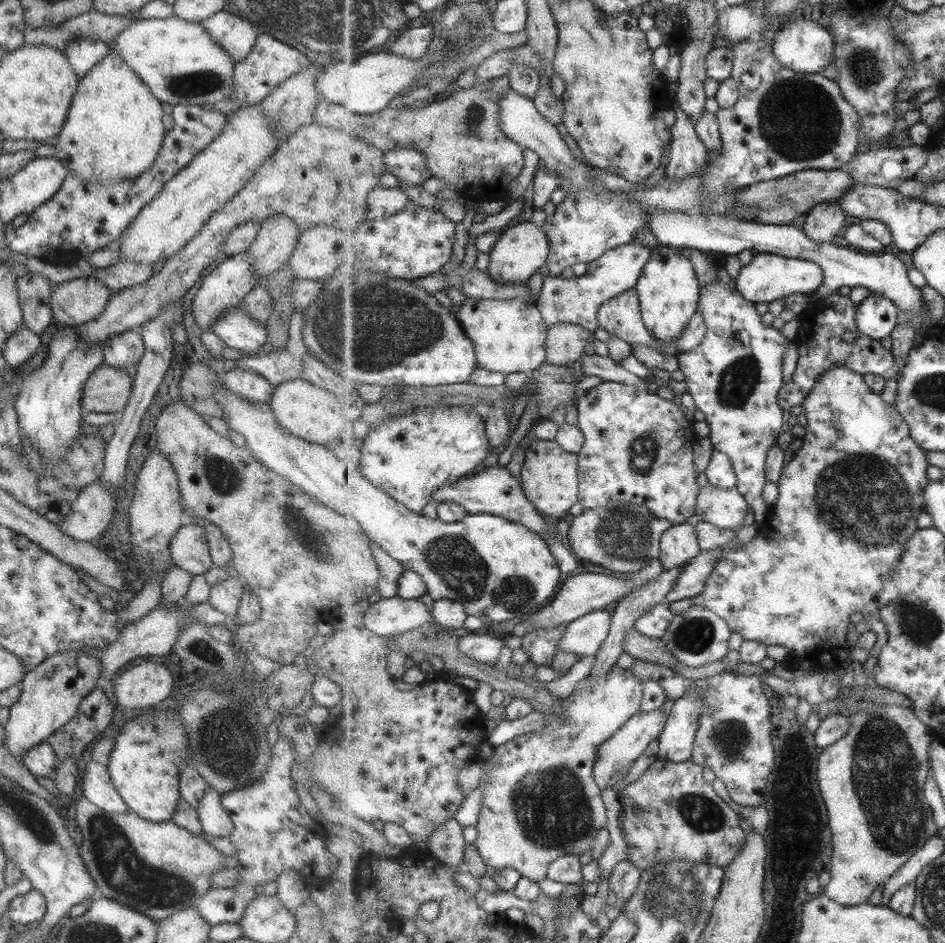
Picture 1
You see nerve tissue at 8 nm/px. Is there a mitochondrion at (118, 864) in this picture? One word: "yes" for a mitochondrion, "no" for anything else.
yes

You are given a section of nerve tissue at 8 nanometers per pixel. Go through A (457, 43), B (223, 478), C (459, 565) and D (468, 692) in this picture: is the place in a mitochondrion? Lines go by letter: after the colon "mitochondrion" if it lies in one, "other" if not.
A: mitochondrion
B: mitochondrion
C: mitochondrion
D: other

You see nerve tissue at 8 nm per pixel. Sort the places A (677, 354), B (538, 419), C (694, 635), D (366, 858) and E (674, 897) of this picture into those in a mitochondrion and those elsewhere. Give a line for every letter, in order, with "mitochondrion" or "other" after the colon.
A: other
B: other
C: mitochondrion
D: other
E: mitochondrion

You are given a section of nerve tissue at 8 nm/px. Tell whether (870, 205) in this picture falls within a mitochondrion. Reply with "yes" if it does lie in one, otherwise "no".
no

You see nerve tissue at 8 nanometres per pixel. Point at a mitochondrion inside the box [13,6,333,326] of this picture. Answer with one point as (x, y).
(191, 84)

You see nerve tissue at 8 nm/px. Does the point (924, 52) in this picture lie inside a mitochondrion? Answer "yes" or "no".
no

